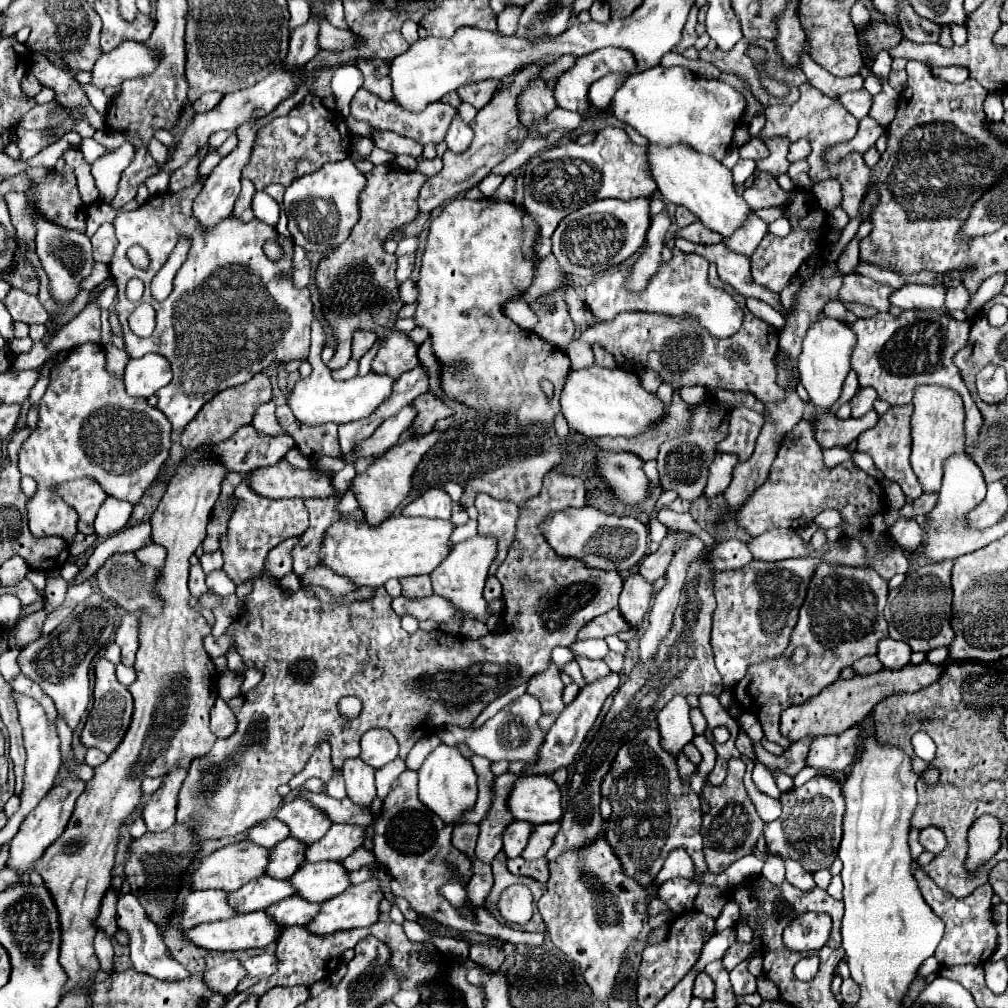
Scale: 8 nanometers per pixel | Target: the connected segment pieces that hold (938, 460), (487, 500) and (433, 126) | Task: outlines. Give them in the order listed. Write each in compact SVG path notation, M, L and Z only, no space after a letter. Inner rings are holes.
M919 386L915 388L915 396L911 400L913 416L911 416L911 436L913 436L913 452L911 466L919 476L925 492L939 492L943 478L943 462L951 454L963 452L965 448L965 410L961 396L955 390L939 388L939 386Z
M479 494L475 498L475 508L479 510L479 534L495 536L497 540L497 556L489 568L489 572L495 574L497 566L505 560L507 550L515 538L519 508L513 502L495 500L489 494Z
M359 88L357 94L353 96L351 100L351 112L349 116L353 120L361 120L361 122L367 122L369 126L377 128L377 130L391 130L391 132L397 132L401 136L407 136L407 138L413 138L421 144L439 144L441 140L445 140L445 134L449 129L449 124L455 116L455 108L437 100L437 102L431 102L427 104L427 108L423 112L407 112L405 108L399 108L399 104L395 104L395 100L381 100L379 96L373 96L371 92L367 92L365 88Z

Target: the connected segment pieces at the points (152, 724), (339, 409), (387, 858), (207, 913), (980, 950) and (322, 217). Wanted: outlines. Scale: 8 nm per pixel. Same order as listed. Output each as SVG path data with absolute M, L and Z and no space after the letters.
M197 452L197 464L195 460L187 460L185 466L187 468L179 470L179 476L169 482L167 492L159 502L159 508L151 516L151 540L167 550L167 560L163 568L159 568L159 580L155 580L155 596L163 600L163 612L161 616L139 616L139 650L135 662L137 680L129 686L129 692L135 698L133 722L115 754L111 754L107 762L95 768L93 780L87 782L83 794L77 798L71 822L67 824L65 832L45 850L43 858L35 864L35 870L43 876L45 888L51 892L51 896L55 896L55 908L59 908L59 928L63 932L59 964L67 972L65 992L71 992L73 988L87 988L89 994L95 992L95 972L99 970L99 960L95 960L93 950L95 920L99 916L101 900L111 884L111 868L115 860L119 828L129 820L129 814L141 800L141 780L149 776L165 776L173 768L187 768L193 758L207 754L217 740L209 730L209 712L217 700L217 668L203 648L203 638L211 634L211 626L197 610L189 606L191 592L187 588L187 578L189 558L195 554L197 546L201 546L205 538L205 526L209 522L213 504L219 498L221 482L227 470L221 462L215 462L201 452Z
M315 320L313 330L311 330L311 354L309 354L309 364L313 366L313 372L311 376L301 378L293 386L287 398L287 406L291 408L293 416L301 424L307 424L307 426L323 426L327 422L347 424L347 422L355 422L355 420L369 416L391 394L395 380L389 376L379 376L375 372L369 372L367 376L355 376L345 382L333 380L329 368L321 360L321 350L325 348L325 342L327 342L327 336L325 336L323 322Z
M405 770L393 782L391 792L385 800L385 808L387 808L387 812L383 816L379 816L375 822L373 852L391 874L391 890L395 896L405 898L419 916L427 916L427 918L431 918L443 926L455 928L455 930L471 930L471 932L479 932L479 934L487 934L487 936L497 936L511 944L537 946L544 942L544 933L531 933L515 930L509 926L501 926L497 918L493 918L485 910L477 910L477 908L475 908L475 914L479 916L477 918L479 922L471 924L455 908L451 908L449 902L439 894L439 886L445 884L449 880L449 876L453 876L453 872L449 872L449 864L451 864L451 868L455 868L455 872L459 872L463 876L465 882L469 882L471 880L471 862L463 852L459 852L451 844L453 828L443 824L443 820L439 820L439 816L435 816L429 808L425 808L419 802L419 798L415 796L415 772L413 770Z
M203 890L203 892L191 892L181 908L181 928L193 928L203 922L215 922L215 920L227 920L235 916L235 908L227 904L227 892L219 890Z
M921 868L915 870L915 880L919 884L919 890L925 902L945 922L945 936L935 950L935 958L939 960L939 964L941 966L959 966L959 964L983 966L985 962L989 962L989 958L997 948L997 928L995 928L995 922L991 920L991 906L993 906L991 884L979 886L967 898L955 898L949 892L943 892Z
M345 158L341 162L325 164L321 170L295 180L285 190L285 200L283 200L287 218L289 218L289 232L291 232L293 240L295 240L295 244L301 246L301 248L305 248L307 252L327 254L327 252L331 252L331 248L335 248L343 240L347 240L347 236L351 234L351 228L359 220L359 206L357 206L357 202L359 202L359 192L363 190L363 186L365 186L365 176L355 168L355 164L353 164L351 158Z

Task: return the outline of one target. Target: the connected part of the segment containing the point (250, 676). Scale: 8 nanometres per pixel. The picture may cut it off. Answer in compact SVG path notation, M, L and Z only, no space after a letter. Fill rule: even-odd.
M255 668L247 670L247 672L245 672L245 680L243 680L243 684L241 684L241 694L245 694L245 692L253 690L253 688L259 684L261 676L263 676L263 674L261 674L259 670L255 670Z

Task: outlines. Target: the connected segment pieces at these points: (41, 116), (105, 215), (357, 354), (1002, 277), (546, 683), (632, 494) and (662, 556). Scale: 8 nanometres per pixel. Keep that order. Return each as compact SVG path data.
M49 102L49 104L43 104L43 106L33 106L31 112L27 112L27 116L23 116L19 126L23 126L25 130L43 130L49 124L49 112L57 106L59 106L57 102Z
M95 202L89 206L89 216L87 216L87 236L93 236L97 232L97 228L103 224L103 222L113 222L115 216L119 214L119 210L115 210L111 204L107 202Z
M357 330L353 332L353 358L359 360L377 340L375 332L365 332L365 330Z
M995 274L995 276L991 276L991 278L987 278L981 286L979 286L979 290L971 296L971 300L969 300L969 304L967 304L967 308L963 310L969 318L973 318L979 310L981 310L981 306L985 304L985 302L989 302L993 296L997 296L997 294L1001 294L1001 288L1003 288L1003 284L1007 282L1007 274Z
M549 662L549 668L539 672L539 676L533 676L527 682L527 692L535 698L539 698L543 714L555 712L561 714L561 710L565 708L563 700L561 700L561 692L563 692L563 682L561 682L561 672L557 670L555 662Z
M599 450L599 472L615 490L623 504L635 506L645 500L647 476L641 470L641 460L629 452L605 452Z
M679 532L679 534L669 534L663 538L661 546L657 552L653 554L647 554L641 564L637 566L637 572L647 580L647 582L655 582L657 578L665 576L665 570L675 554L675 550L681 546L681 542L685 540L685 532Z

